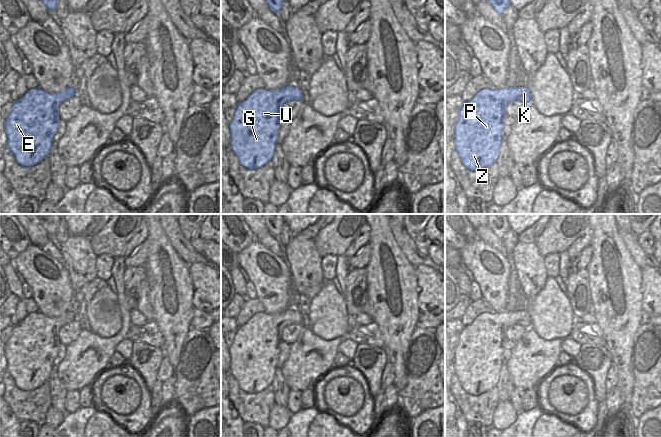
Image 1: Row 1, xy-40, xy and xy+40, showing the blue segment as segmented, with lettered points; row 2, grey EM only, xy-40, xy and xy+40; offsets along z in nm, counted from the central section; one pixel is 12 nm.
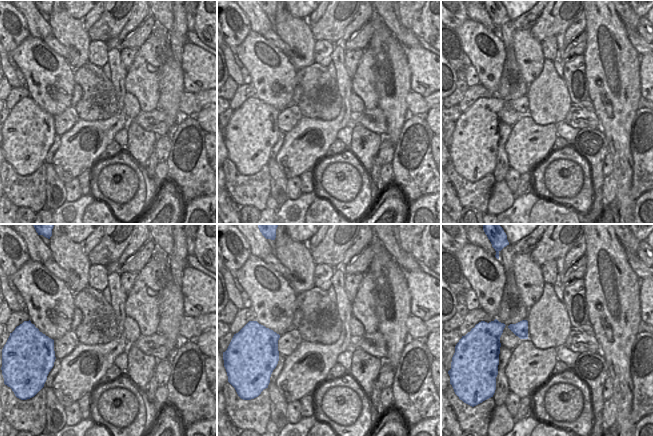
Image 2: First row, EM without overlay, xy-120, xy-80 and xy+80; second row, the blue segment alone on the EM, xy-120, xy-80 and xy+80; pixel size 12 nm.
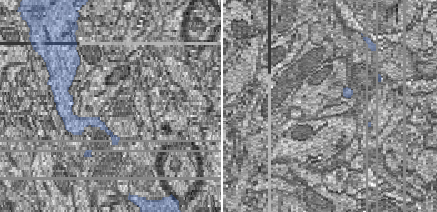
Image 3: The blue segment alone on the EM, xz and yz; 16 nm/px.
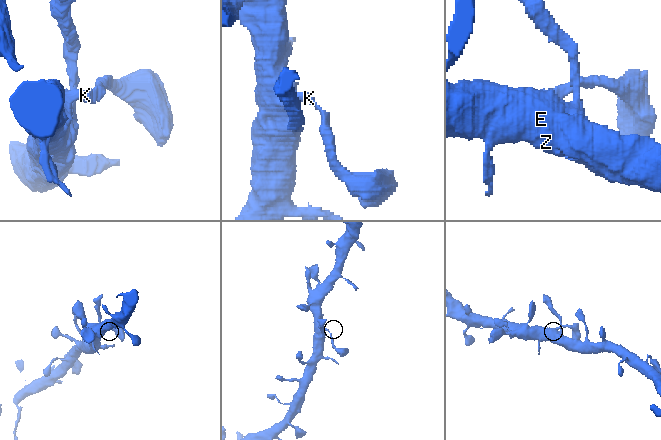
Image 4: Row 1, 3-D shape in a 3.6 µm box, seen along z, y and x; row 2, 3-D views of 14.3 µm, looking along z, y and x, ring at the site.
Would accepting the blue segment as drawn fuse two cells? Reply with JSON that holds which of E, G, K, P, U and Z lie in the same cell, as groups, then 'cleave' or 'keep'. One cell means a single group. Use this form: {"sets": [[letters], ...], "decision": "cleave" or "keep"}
{"sets": [["E", "G", "K", "P", "U", "Z"]], "decision": "keep"}

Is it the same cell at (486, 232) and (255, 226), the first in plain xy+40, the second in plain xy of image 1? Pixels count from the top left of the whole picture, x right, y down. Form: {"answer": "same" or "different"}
{"answer": "different"}

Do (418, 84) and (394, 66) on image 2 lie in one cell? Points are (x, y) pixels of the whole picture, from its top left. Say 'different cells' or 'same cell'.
different cells

